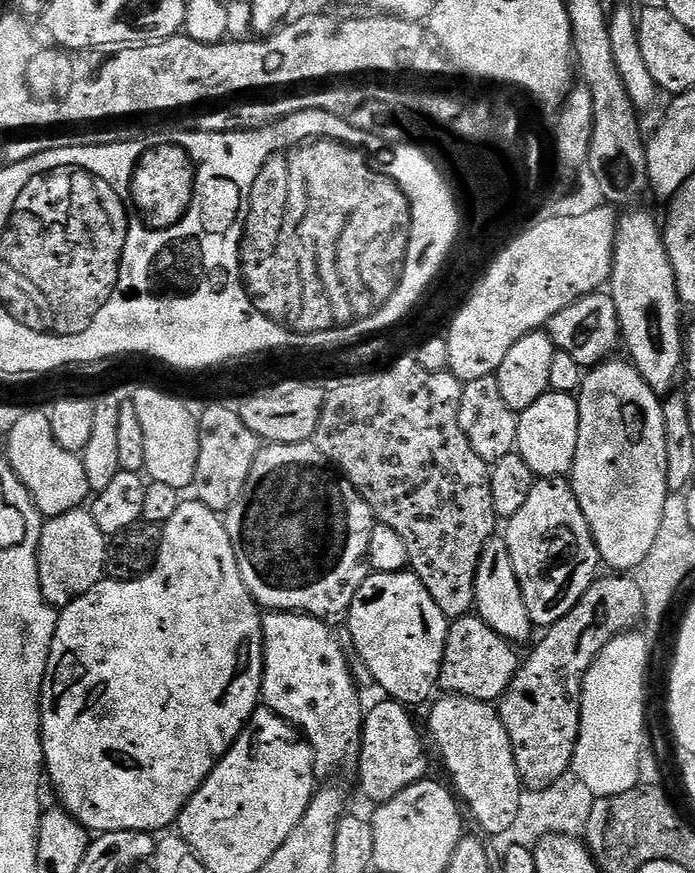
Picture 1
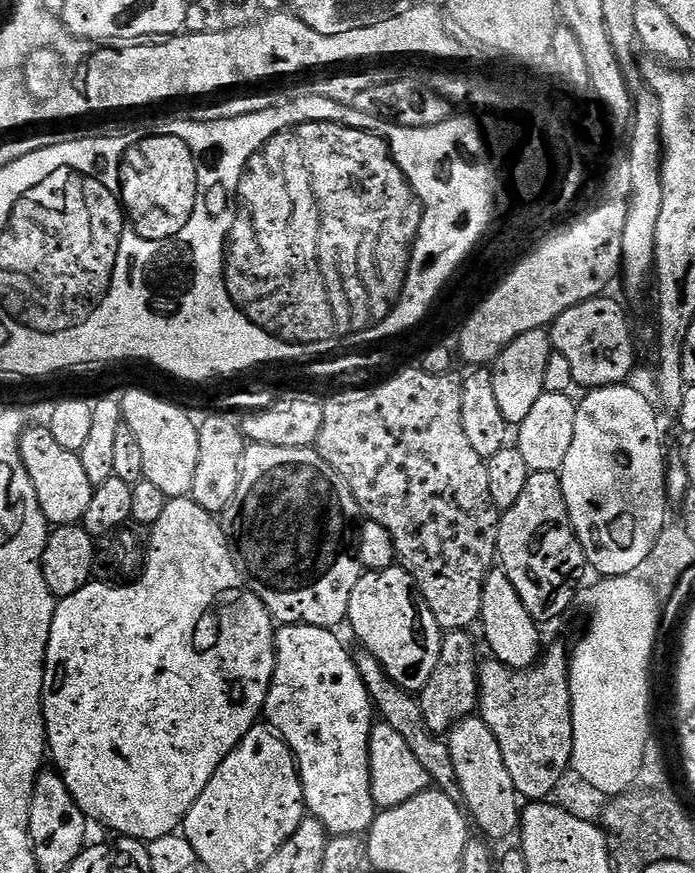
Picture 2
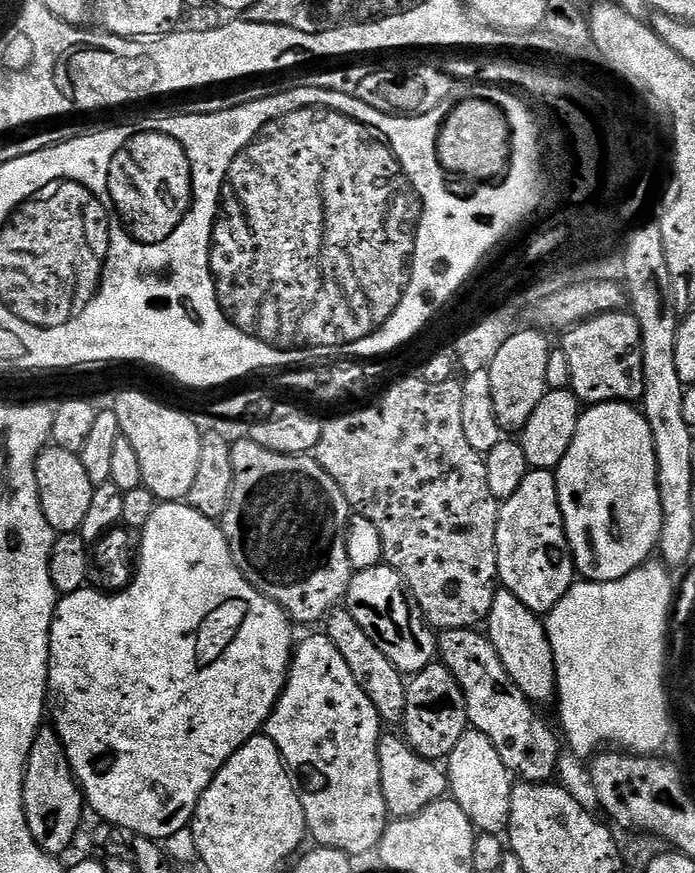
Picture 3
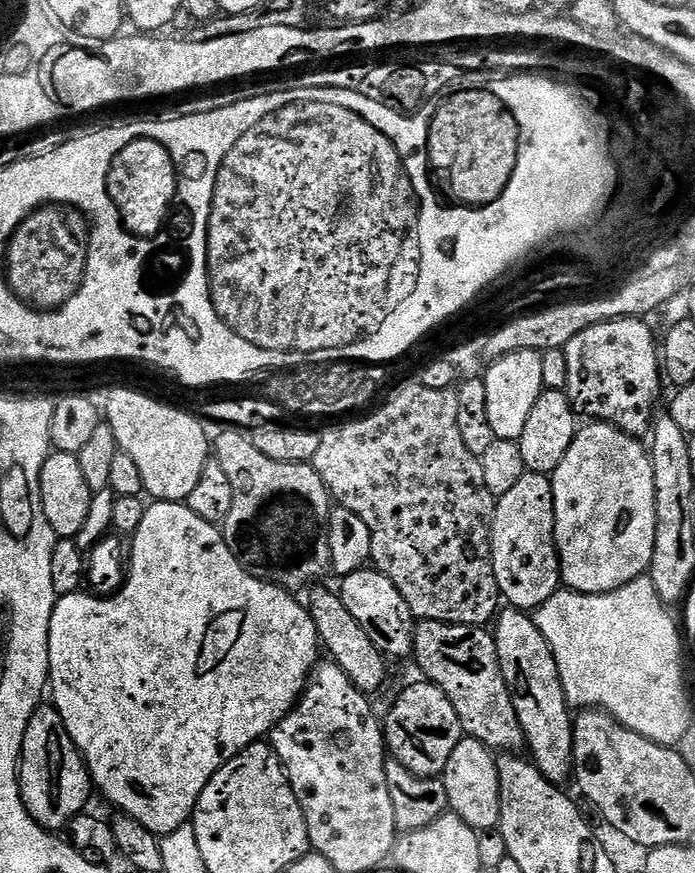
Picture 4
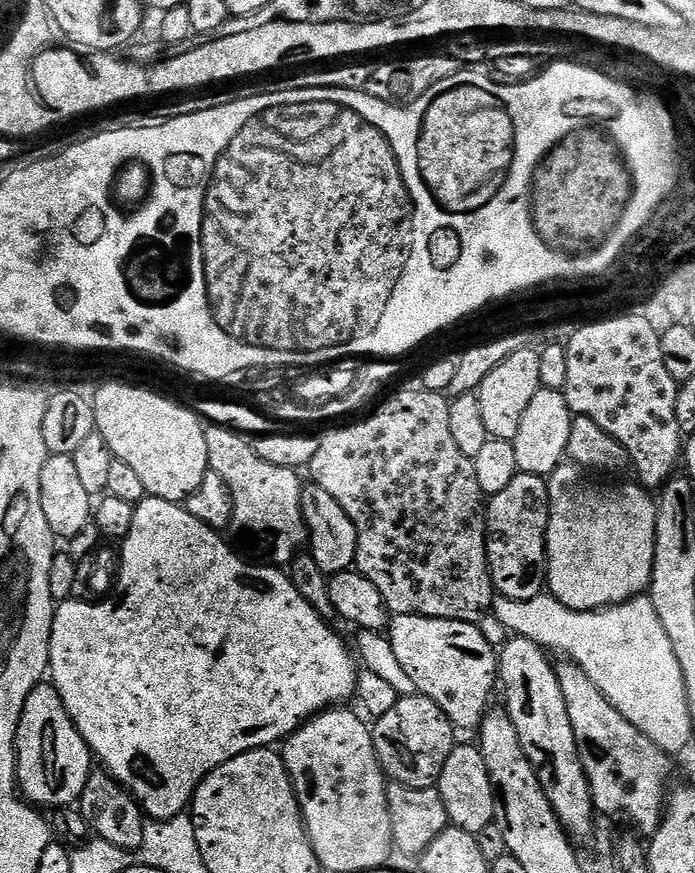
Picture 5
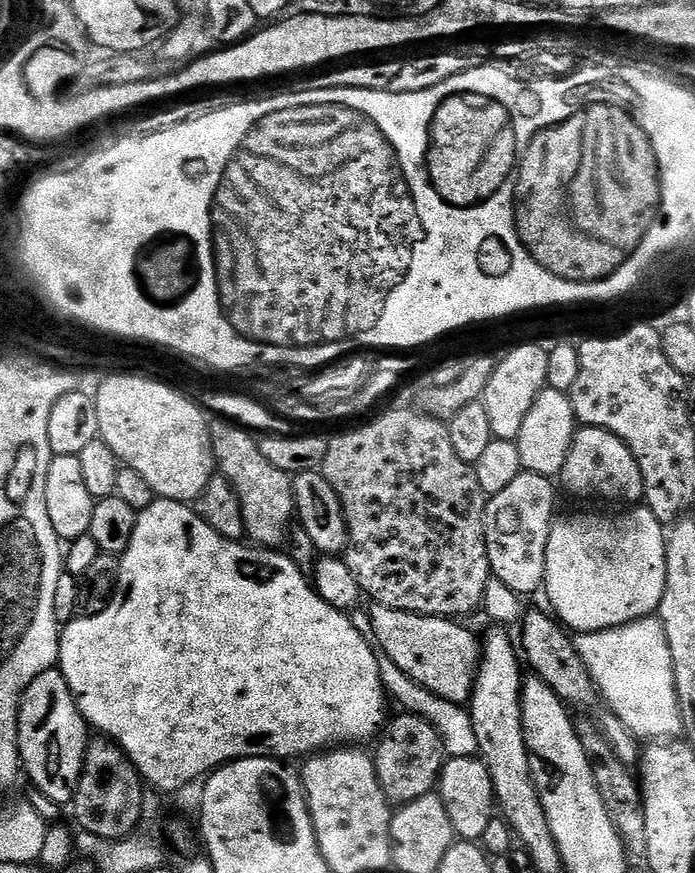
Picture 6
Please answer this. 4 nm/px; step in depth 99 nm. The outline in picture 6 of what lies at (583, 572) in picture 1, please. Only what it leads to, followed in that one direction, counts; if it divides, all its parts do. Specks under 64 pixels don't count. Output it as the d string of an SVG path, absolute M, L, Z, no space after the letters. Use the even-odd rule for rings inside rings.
M520 472L502 494L490 497L484 511L486 550L490 558L492 576L514 590L517 596L528 598L531 592L539 593L544 587L546 570L546 542L556 508L553 481L542 474ZM553 511L553 512L552 512Z

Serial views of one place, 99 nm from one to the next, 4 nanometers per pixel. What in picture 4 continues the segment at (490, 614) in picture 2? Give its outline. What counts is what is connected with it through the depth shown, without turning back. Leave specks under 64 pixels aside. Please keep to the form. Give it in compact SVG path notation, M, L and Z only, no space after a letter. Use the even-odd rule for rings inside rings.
M508 606L497 615L494 621L494 635L502 678L510 690L510 698L514 702L518 722L524 731L527 751L532 751L531 763L535 764L536 769L552 784L563 785L565 783L563 780L567 776L569 779L574 772L572 766L572 721L574 716L570 711L568 699L564 696L564 687L560 681L554 654L546 638L542 638L542 630L538 630L535 619L527 611L518 608Z

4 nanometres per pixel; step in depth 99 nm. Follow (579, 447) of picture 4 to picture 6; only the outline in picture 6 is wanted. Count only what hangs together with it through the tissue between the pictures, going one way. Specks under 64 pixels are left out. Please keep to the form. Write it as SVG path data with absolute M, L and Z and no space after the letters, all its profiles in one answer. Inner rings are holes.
M632 506L627 510L620 510L617 516L595 516L594 513L588 512L585 516L560 516L557 515L552 522L550 538L546 542L546 570L544 571L543 595L548 595L547 607L554 613L555 619L559 621L565 629L573 633L582 632L601 632L617 628L623 624L629 624L635 620L641 620L643 616L651 616L657 611L662 602L662 594L665 590L666 576L666 528L660 523L658 518L647 506Z

